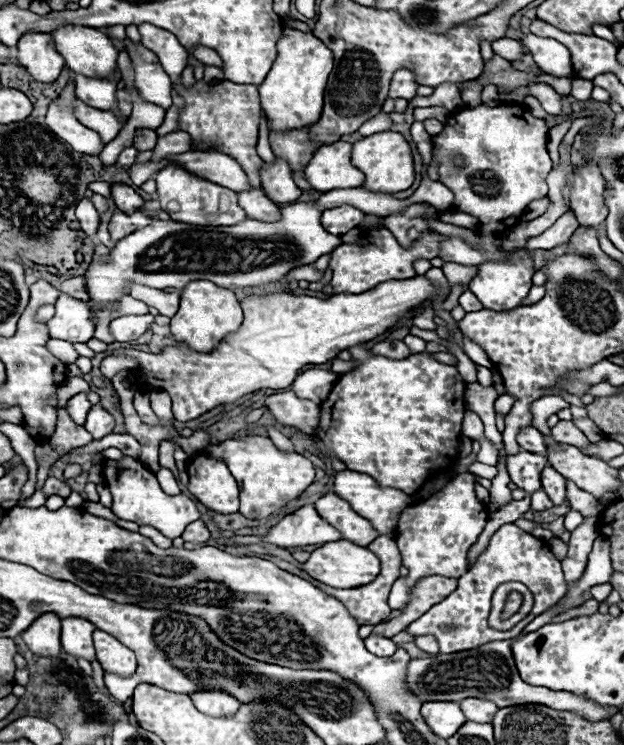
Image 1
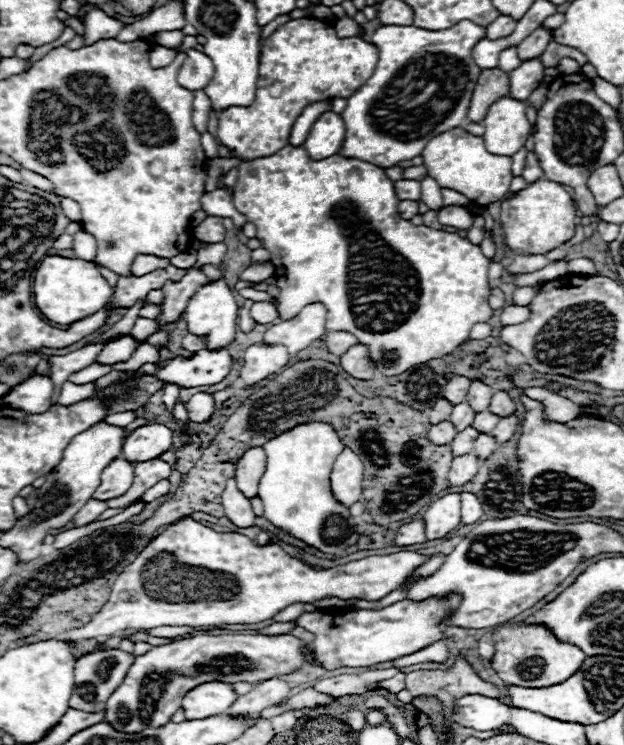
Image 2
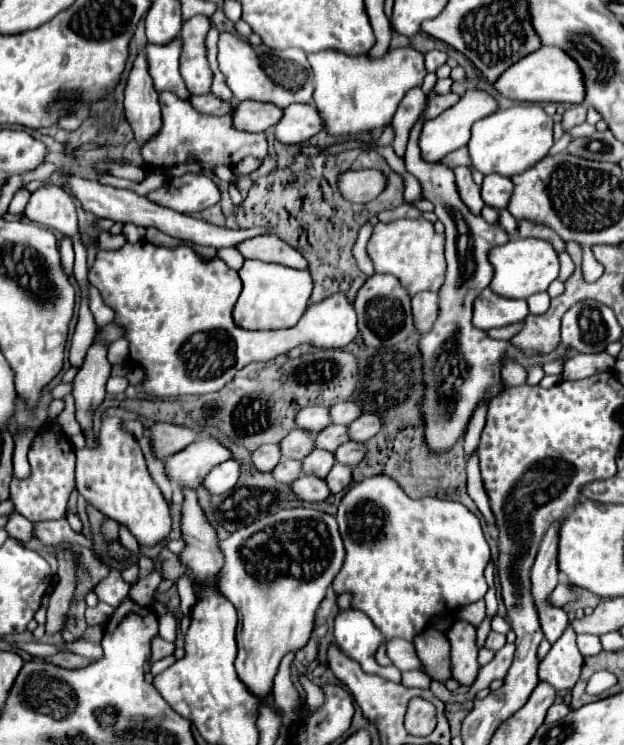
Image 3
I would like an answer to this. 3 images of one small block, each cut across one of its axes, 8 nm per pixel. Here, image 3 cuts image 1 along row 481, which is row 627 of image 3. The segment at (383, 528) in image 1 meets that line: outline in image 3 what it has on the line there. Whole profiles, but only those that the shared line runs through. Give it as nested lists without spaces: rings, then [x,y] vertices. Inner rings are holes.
[[[358,610],[340,612],[334,620],[334,644],[342,654],[356,660],[366,674],[374,674],[400,683],[401,672],[394,666],[381,667],[375,660],[378,646],[384,642],[380,630]]]

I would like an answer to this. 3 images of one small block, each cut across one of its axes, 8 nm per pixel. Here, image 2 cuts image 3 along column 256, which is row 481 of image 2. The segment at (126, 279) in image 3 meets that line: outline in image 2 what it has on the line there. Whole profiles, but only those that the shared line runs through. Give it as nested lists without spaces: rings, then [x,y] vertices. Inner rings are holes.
[[[344,448],[342,454],[336,458],[334,468],[330,475],[331,489],[344,506],[352,506],[362,498],[362,476],[364,476],[364,466],[360,458]]]

